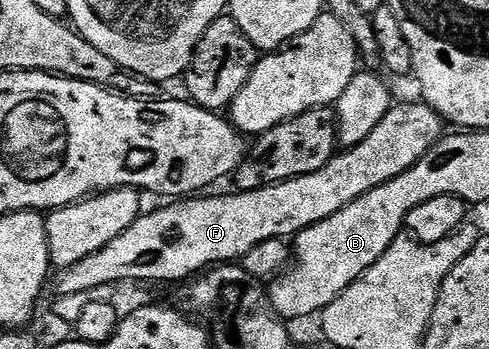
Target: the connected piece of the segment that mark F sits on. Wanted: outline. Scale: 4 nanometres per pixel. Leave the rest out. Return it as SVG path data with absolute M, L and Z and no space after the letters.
M416 100L404 106L392 105L381 124L377 124L361 144L336 153L329 164L317 168L317 172L256 190L215 194L212 198L188 196L168 201L160 210L140 213L138 220L129 224L117 240L109 240L109 244L93 252L93 256L85 256L85 260L77 260L77 264L59 270L53 278L54 293L76 295L91 288L114 287L120 283L179 284L208 268L242 260L251 249L265 241L294 239L305 228L333 216L333 212L341 212L345 204L353 204L353 200L365 196L365 192L373 192L373 188L413 168L444 134L443 119L426 102Z

